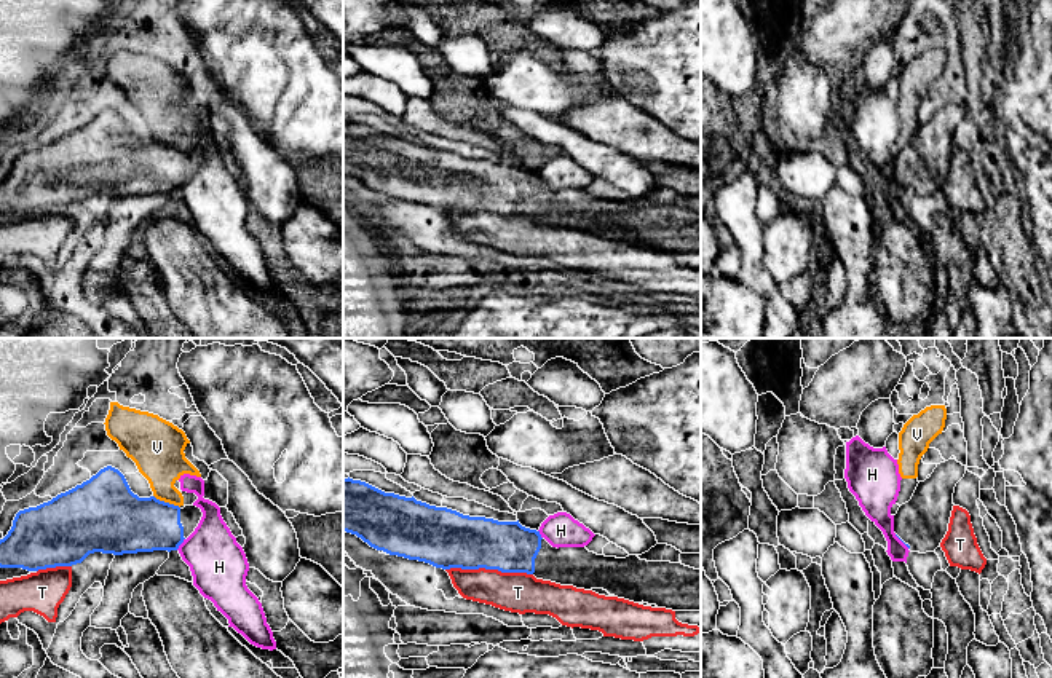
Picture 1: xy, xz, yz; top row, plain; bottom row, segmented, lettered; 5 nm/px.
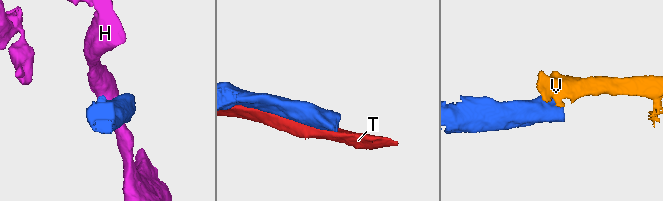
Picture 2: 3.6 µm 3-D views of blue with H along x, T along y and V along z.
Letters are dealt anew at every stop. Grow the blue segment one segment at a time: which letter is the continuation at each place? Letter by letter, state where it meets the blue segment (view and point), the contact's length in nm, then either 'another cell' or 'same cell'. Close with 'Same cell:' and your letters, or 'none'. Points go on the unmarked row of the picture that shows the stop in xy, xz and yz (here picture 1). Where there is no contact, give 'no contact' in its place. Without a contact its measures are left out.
H: xy (181, 185) | 80 nm | another cell
T: xz (489, 211) | 440 nm | another cell
V: xy (166, 145) | 150 nm | another cell
Same cell: none

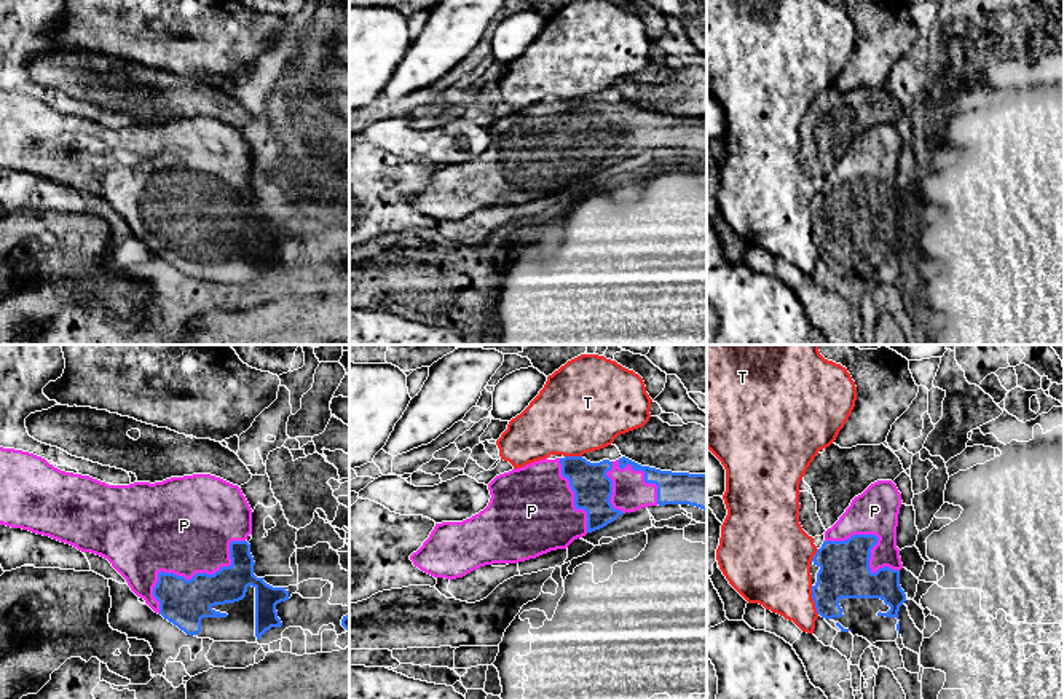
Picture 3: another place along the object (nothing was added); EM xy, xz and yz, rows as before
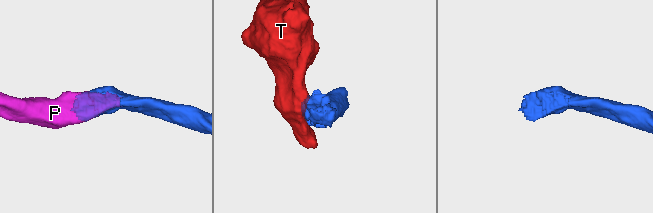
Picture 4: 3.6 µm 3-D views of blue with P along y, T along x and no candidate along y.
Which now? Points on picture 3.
P: xy (193, 219) | 600 nm | same cell
T: yz (814, 243) | 150 nm | another cell
Same cell: P

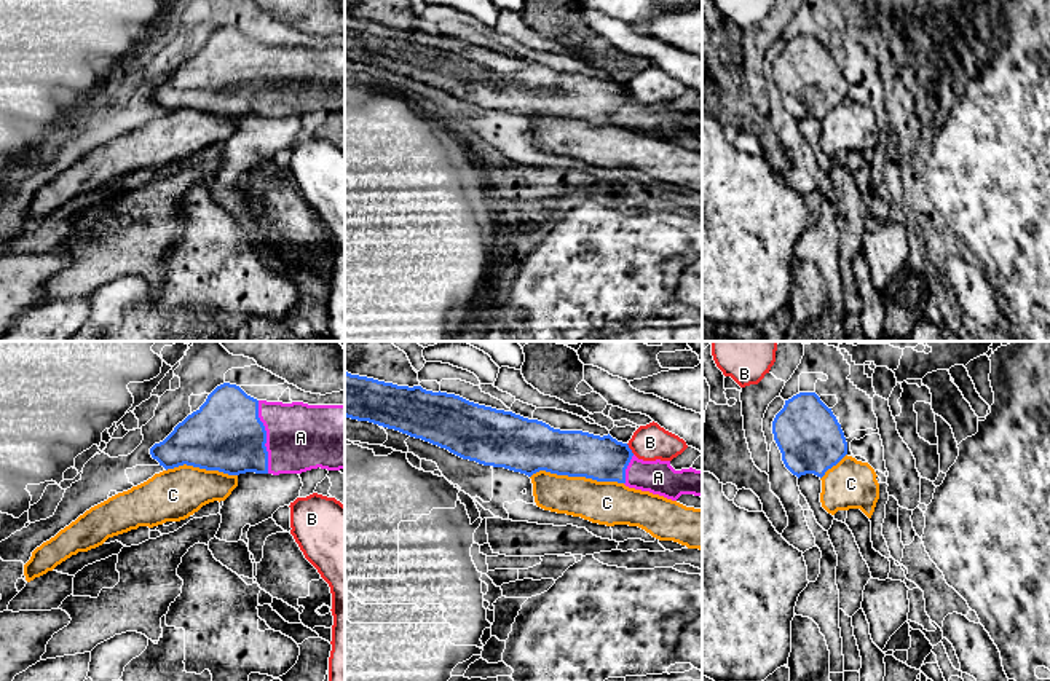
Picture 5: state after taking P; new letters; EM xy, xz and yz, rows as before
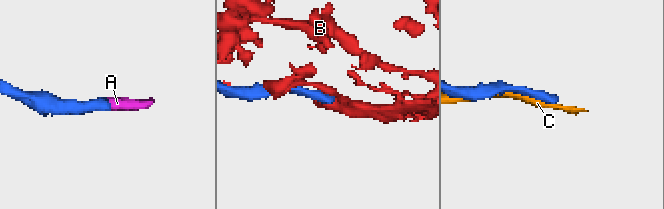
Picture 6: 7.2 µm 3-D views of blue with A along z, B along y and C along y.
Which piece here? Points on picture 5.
A: xy (265, 80) | 380 nm | same cell
B: xz (629, 91) | 70 nm | another cell
C: xz (576, 118) | 480 nm | another cell
Same cell: A

